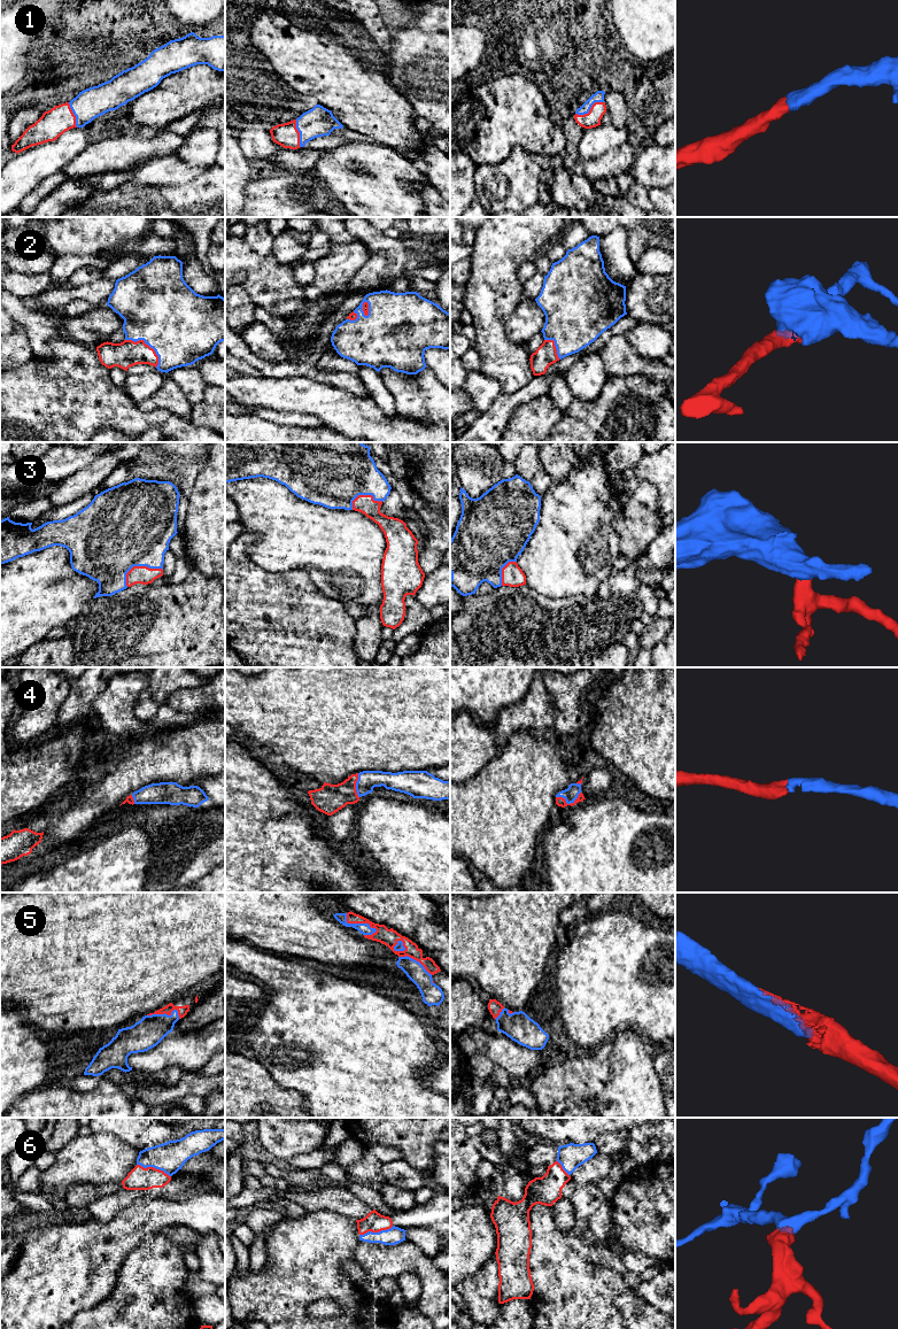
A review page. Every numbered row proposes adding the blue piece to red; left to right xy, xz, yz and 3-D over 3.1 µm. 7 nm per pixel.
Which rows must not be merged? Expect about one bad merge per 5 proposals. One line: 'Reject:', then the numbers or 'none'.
Reject: none

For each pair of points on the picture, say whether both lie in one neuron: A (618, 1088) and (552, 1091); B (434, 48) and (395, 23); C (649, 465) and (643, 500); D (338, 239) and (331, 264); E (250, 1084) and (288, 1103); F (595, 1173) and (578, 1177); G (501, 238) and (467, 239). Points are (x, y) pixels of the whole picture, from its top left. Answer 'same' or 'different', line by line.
A: different
B: different
C: different
D: different
E: same
F: same
G: different

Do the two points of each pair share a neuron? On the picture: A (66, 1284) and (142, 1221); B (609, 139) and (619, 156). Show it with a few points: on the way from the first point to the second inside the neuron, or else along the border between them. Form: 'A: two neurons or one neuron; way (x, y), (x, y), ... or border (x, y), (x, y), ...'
A: one neuron; way (85, 1265), (105, 1245), (123, 1233)
B: two neurons; border (627, 141), (609, 149), (602, 155), (589, 159)

